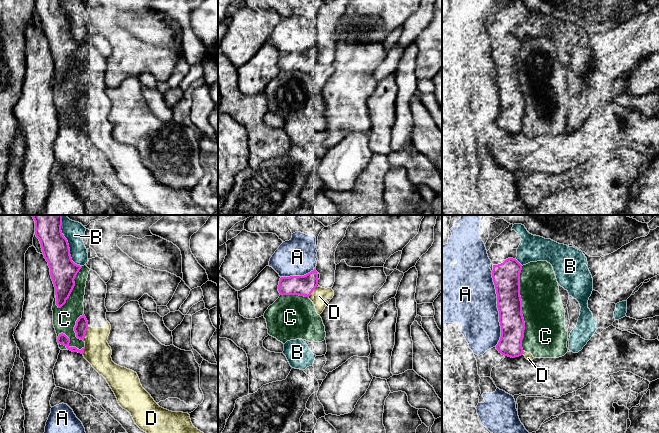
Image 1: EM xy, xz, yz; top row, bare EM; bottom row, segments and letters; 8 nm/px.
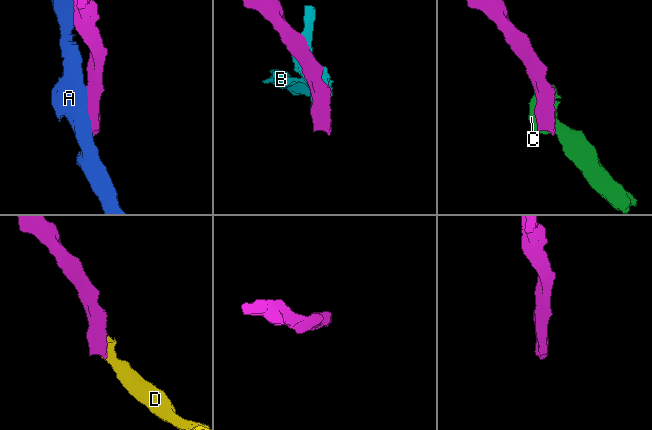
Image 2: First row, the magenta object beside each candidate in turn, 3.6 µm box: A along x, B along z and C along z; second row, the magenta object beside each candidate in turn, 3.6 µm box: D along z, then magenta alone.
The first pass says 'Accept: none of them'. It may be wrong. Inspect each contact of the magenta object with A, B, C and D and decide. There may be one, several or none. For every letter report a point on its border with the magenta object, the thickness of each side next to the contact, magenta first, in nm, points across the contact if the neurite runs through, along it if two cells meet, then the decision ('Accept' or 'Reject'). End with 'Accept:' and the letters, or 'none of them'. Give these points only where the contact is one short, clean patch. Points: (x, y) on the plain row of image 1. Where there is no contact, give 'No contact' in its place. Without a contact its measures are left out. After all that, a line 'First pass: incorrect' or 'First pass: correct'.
A: Touches magenta at yz (498, 85). Thickness 220 nm (magenta) against 440 nm. Reject
B: Touches magenta at xy (68, 23). Thickness 220 nm (magenta) against 160 nm. Reject
C: Touches magenta at yz (521, 84). Thickness 200 nm (magenta) against 340 nm. Reject
D: Touches magenta at xy (85, 109). Thickness 100 nm (magenta) against 220 nm. Accept
Accept: D
First pass: incorrect

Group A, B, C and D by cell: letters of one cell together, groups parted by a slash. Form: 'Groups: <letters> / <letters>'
Groups: A / B / C / D

